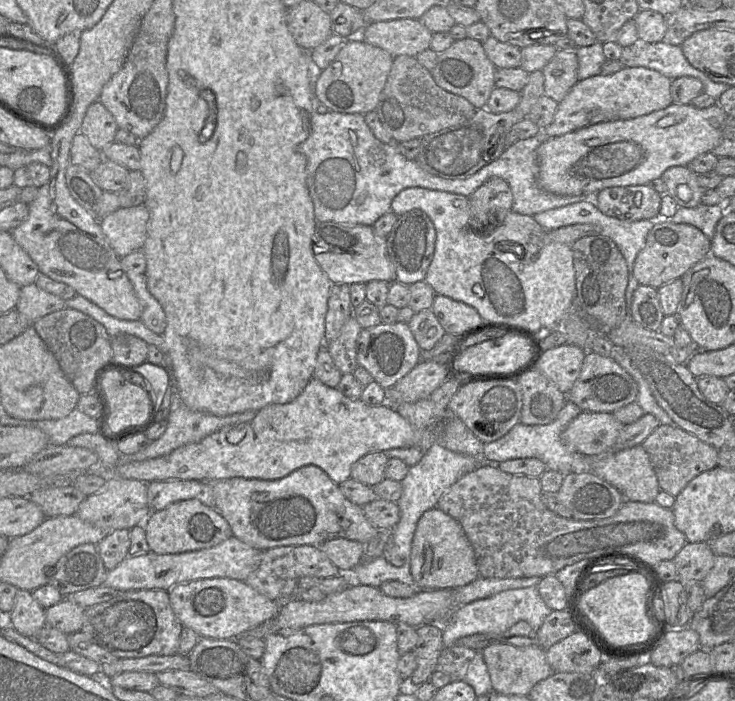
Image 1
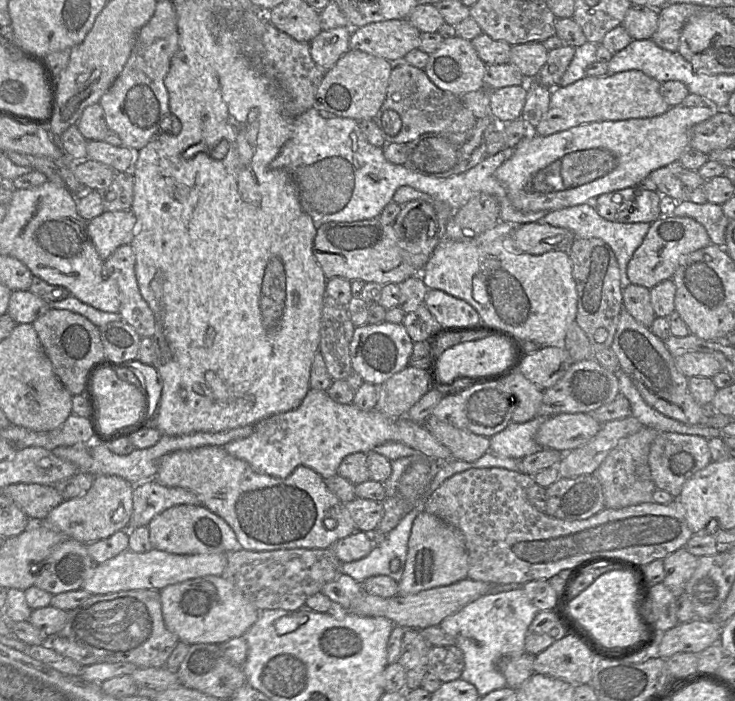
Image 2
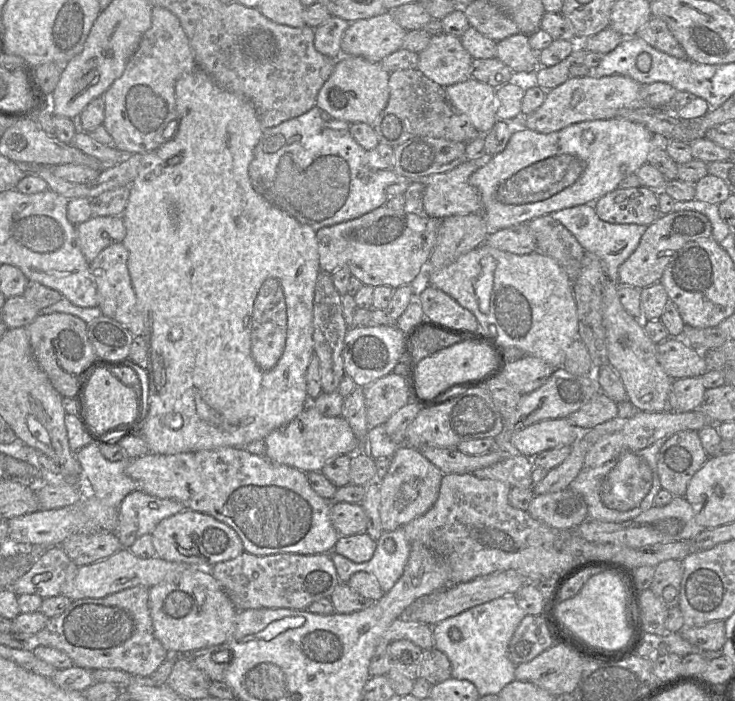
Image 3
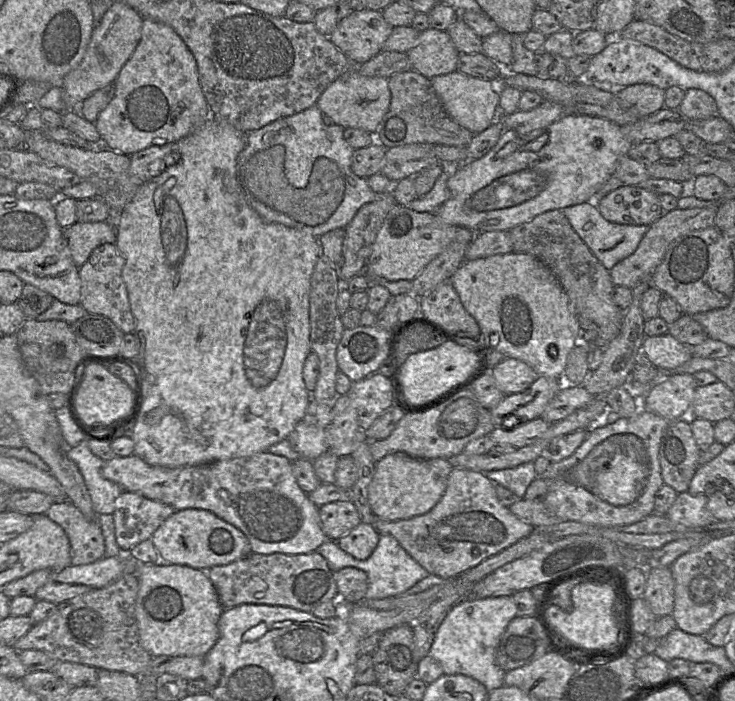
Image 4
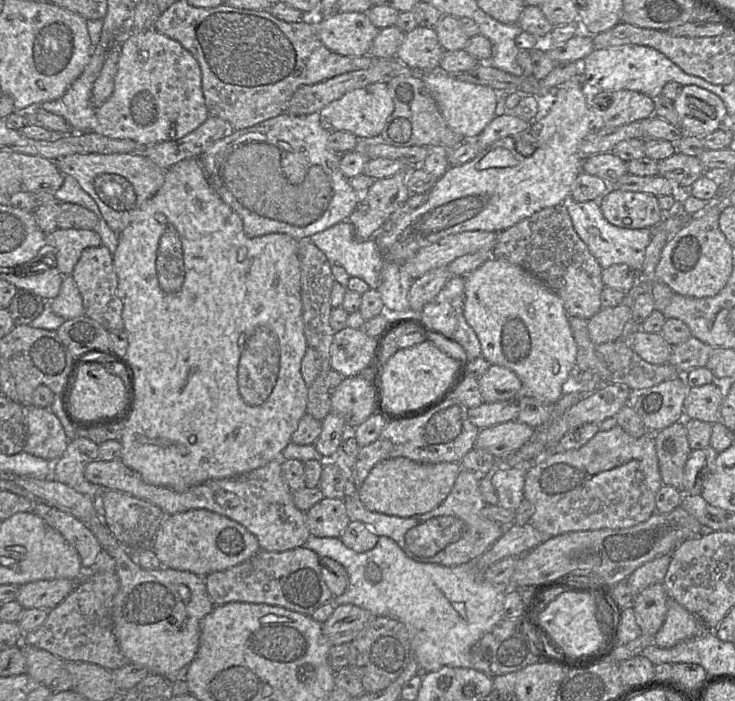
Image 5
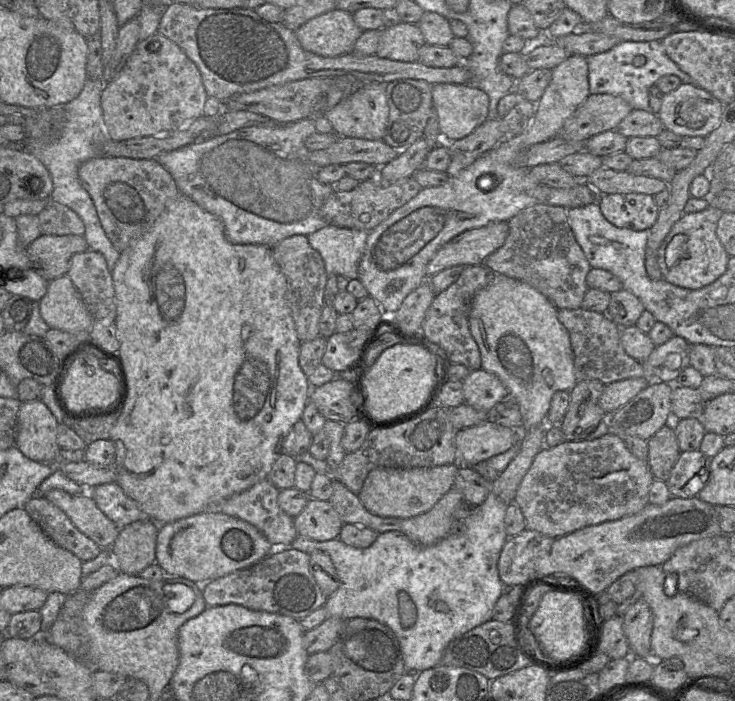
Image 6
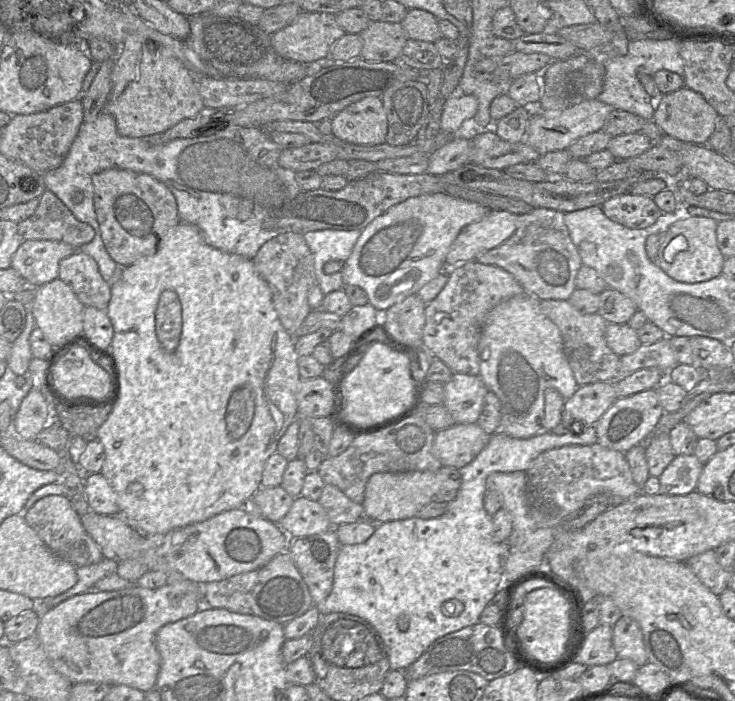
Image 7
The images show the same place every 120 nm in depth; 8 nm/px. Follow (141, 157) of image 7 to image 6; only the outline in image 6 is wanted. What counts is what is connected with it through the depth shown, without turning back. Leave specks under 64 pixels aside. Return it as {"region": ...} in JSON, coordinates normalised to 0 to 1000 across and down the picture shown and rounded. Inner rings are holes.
{"region":[[[140,104],[139,113],[118,111],[107,136],[86,148],[87,173],[86,177],[82,177],[79,194],[54,213],[42,214],[41,218],[57,231],[69,250],[72,258],[69,284],[94,295],[106,305],[116,322],[114,338],[121,355],[141,365],[146,381],[152,391],[152,384],[161,372],[163,361],[144,337],[124,280],[112,265],[106,250],[112,233],[125,225],[143,223],[139,221],[139,207],[150,200],[141,178],[137,154],[137,136],[141,123]],[[429,168],[376,180],[336,180],[219,218],[211,227],[233,248],[246,277],[302,315],[312,345],[370,354],[390,338],[420,335],[446,321],[437,298],[454,271],[434,258],[435,237],[422,230],[422,215],[415,208],[415,200],[429,188]]]}

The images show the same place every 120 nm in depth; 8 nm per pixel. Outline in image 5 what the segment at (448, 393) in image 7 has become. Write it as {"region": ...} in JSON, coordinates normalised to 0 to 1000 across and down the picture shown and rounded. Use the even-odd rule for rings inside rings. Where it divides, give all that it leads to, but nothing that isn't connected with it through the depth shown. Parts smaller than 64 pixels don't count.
{"region":[[[675,519],[650,538],[650,546],[659,575],[693,571],[712,555],[709,542],[697,528]]]}

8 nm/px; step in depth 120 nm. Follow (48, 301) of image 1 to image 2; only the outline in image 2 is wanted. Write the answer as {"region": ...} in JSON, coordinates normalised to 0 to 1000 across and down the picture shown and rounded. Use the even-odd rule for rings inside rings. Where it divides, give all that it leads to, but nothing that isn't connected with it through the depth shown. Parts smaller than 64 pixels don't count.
{"region":[[[39,414],[16,415],[10,448],[23,462],[45,461],[68,441],[68,432]]]}

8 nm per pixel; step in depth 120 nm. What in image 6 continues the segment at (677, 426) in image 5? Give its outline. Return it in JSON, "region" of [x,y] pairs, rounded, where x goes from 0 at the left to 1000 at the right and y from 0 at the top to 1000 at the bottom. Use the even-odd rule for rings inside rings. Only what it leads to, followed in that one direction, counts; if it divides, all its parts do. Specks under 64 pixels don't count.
{"region":[[[910,603],[897,612],[882,629],[882,662],[891,683],[906,688],[927,648],[921,623]]]}

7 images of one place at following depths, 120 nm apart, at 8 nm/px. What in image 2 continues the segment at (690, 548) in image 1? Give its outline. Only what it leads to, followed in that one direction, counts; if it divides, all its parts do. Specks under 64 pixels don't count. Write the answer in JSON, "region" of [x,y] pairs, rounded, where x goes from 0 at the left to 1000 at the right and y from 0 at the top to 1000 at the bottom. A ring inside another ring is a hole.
{"region":[[[929,780],[902,797],[905,825],[901,832],[920,852],[931,846],[933,832],[950,806],[950,796]]]}

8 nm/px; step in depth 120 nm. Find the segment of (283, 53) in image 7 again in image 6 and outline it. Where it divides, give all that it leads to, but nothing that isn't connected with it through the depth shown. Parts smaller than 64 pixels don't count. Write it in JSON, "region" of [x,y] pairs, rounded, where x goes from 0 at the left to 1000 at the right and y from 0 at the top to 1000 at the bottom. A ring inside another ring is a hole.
{"region":[[[463,13],[424,26],[401,43],[414,71],[441,81],[478,76],[493,46],[480,21]]]}

